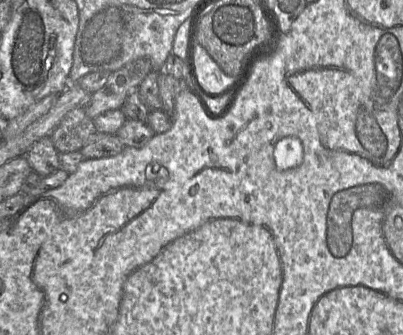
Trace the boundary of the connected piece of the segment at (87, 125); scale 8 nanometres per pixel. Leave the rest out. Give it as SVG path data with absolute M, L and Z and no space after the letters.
M74 108L64 116L50 138L61 154L80 151L96 132L94 120L86 114L85 108Z

